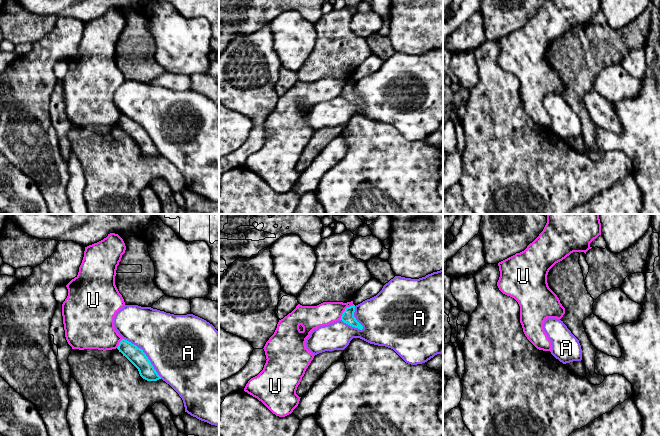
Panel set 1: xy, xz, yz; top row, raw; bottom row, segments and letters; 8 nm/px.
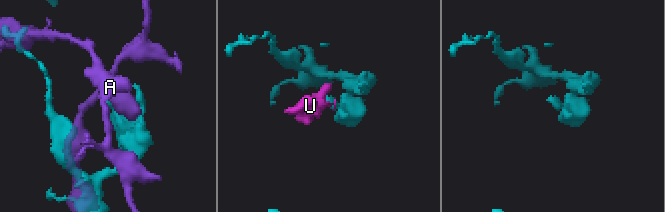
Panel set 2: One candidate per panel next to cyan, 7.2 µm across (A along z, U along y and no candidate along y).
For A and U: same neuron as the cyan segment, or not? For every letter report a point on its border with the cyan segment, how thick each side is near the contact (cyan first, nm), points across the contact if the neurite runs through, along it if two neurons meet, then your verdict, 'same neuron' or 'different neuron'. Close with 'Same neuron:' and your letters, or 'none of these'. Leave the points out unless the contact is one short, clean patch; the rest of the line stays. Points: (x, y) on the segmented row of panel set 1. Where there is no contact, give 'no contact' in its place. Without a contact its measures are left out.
A: contact xy (145, 355); calibres 140 and 480 nm; different neuron
U: contact xz (345, 310); calibres 100 and 180 nm; border xz (353, 304), (345, 309), (339, 319); different neuron
Same neuron: none of these

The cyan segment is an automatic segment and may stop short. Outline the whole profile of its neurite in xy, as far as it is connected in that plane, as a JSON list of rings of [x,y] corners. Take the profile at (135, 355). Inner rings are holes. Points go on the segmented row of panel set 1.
[[[125,339],[120,341],[117,349],[138,369],[143,379],[147,381],[161,379],[142,349]]]

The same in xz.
[[[355,305],[347,307],[343,312],[340,320],[342,320],[344,323],[352,327],[362,330],[363,326],[354,317],[354,312],[355,312]]]

